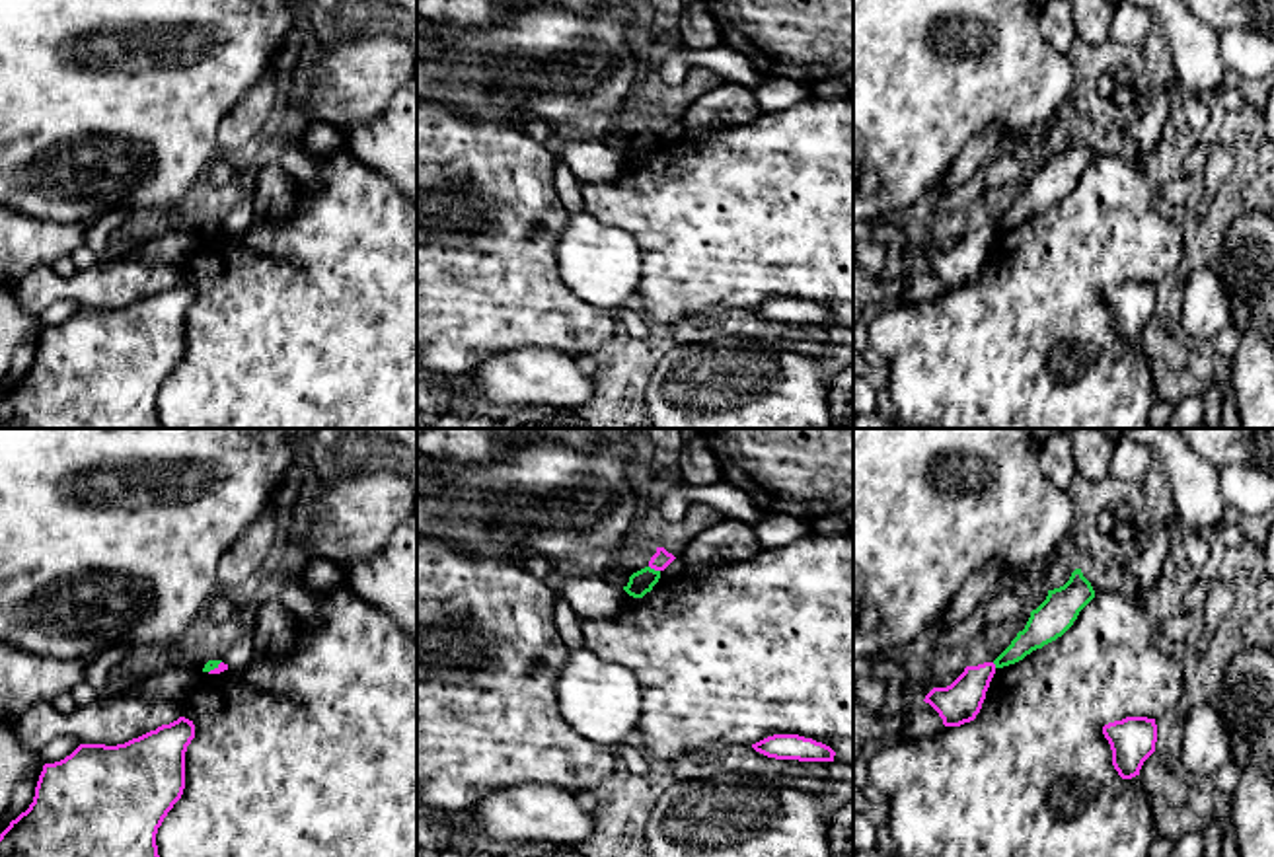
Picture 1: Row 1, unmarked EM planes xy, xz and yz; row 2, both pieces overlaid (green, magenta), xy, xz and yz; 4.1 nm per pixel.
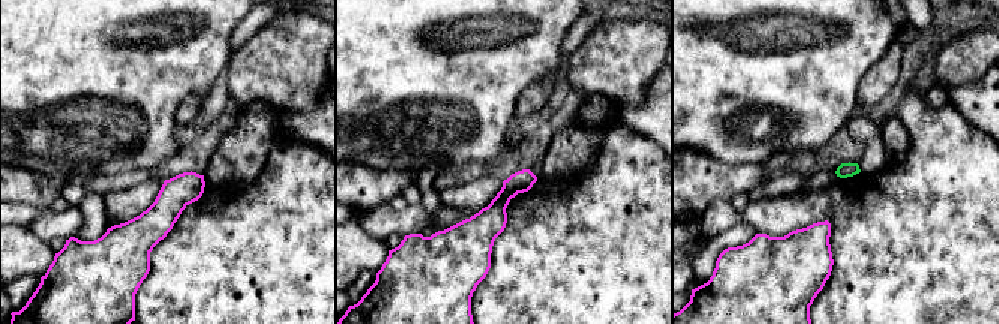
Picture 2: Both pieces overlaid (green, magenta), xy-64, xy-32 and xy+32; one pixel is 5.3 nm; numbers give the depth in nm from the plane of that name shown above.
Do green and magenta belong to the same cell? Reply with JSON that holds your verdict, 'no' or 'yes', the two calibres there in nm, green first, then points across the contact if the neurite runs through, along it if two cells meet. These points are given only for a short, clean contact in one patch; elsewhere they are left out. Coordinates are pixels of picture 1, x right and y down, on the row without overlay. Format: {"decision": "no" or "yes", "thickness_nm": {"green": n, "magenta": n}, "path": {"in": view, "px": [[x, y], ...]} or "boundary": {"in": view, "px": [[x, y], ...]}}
{"decision": "no", "thickness_nm": {"green": 100, "magenta": 80}, "boundary": {"in": "xz", "px": [[649, 129], [659, 135]]}}

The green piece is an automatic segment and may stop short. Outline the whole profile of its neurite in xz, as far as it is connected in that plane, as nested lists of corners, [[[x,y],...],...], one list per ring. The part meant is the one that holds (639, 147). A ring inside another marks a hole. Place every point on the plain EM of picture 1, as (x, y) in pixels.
[[[645,130],[629,140],[629,146],[623,150],[623,154],[633,162],[643,162],[647,156],[653,154],[658,142],[660,134]]]

